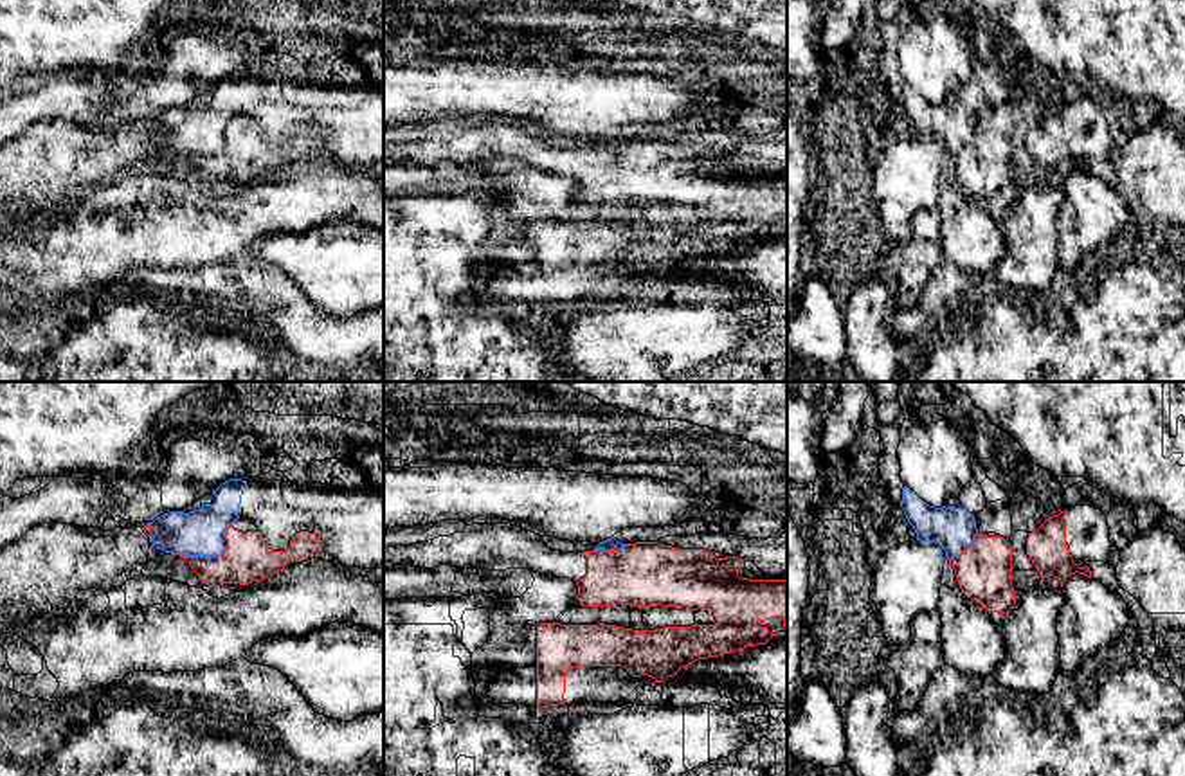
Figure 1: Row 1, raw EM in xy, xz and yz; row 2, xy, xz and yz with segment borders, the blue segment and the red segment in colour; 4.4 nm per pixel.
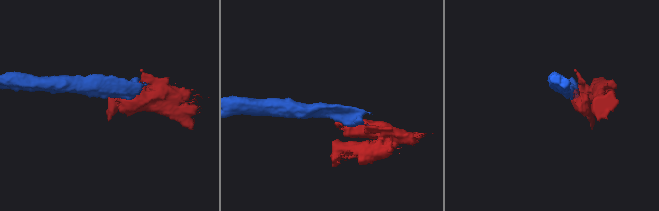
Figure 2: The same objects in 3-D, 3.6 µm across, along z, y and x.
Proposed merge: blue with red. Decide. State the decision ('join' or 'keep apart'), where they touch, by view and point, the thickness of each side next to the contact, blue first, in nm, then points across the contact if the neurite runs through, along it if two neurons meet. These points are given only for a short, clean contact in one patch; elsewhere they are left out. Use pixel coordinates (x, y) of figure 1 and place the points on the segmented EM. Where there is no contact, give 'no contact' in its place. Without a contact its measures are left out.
keep apart | xy (202, 555) | 200/220 nm | along xy (226, 546), (218, 555), (179, 553)

